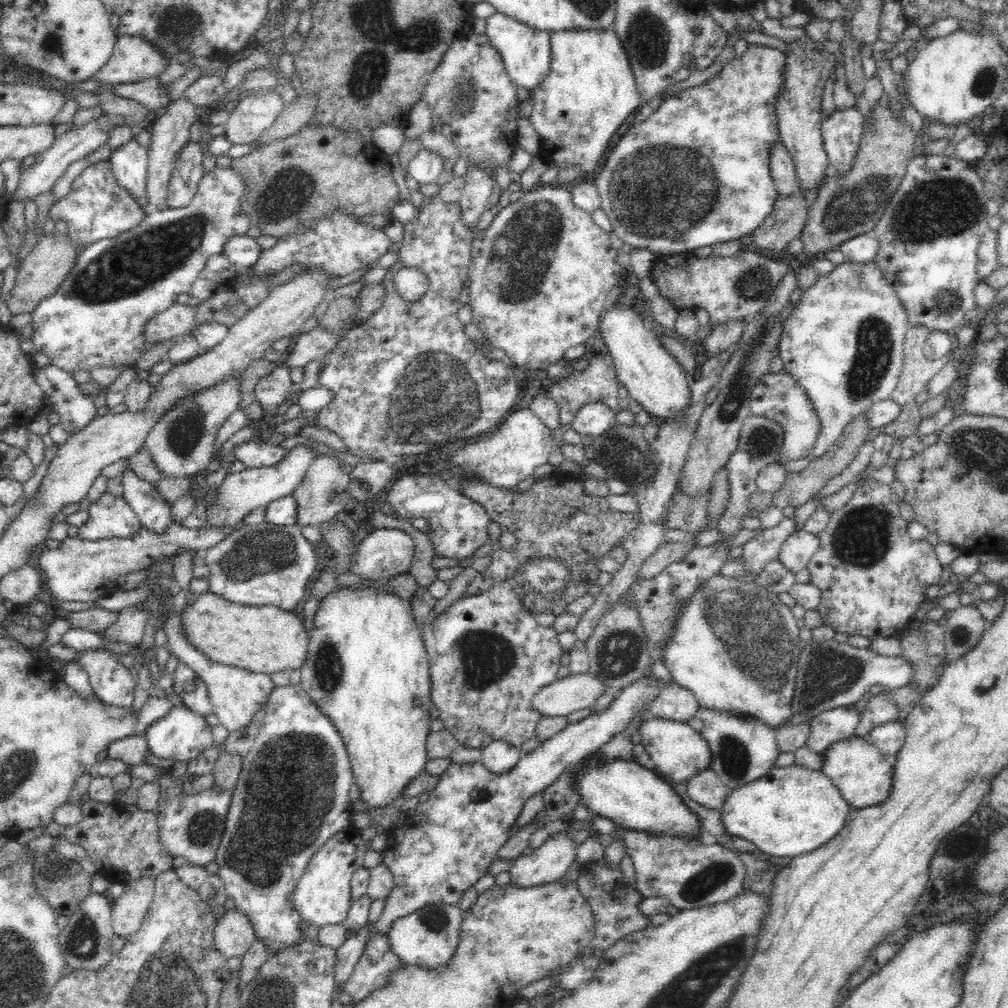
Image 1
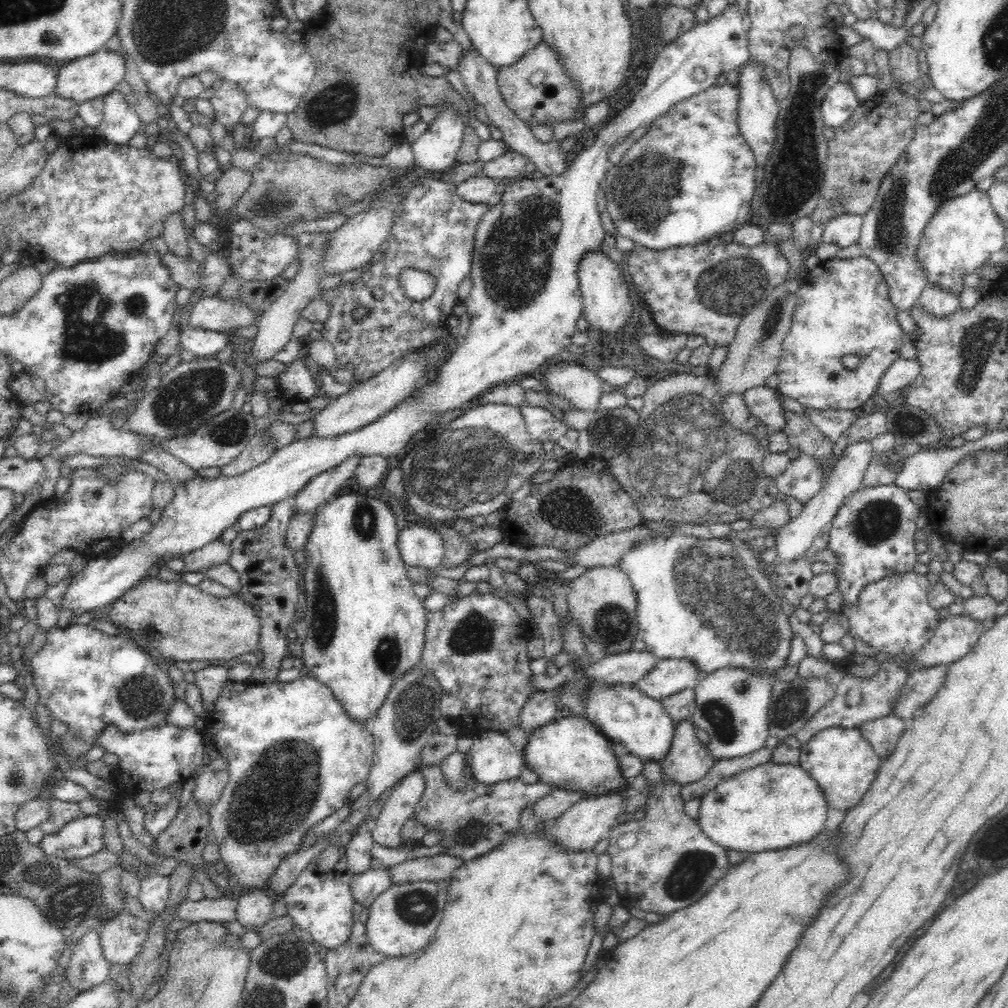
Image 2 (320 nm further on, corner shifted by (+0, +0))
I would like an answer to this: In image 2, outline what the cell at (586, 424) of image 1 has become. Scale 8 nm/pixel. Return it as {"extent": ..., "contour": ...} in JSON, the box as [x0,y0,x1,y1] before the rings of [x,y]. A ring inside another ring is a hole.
{"extent":[545,359,602,414],"contour":[[[571,359],[558,362],[545,373],[546,384],[554,394],[569,400],[573,409],[583,410],[589,414],[599,408],[602,381],[596,373],[588,368],[574,364]]]}

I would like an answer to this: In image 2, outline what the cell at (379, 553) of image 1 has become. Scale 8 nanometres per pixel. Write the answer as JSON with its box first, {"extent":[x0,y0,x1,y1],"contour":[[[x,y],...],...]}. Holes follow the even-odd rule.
{"extent":[397,524,445,569],"contour":[[[409,524],[399,530],[397,541],[408,567],[434,569],[441,564],[445,555],[441,534],[426,524]]]}

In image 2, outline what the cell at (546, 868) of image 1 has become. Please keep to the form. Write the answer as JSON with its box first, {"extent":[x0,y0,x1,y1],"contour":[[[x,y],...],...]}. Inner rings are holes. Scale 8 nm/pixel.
{"extent":[548,792,626,851],"contour":[[[604,792],[604,794],[586,796],[586,798],[575,802],[569,810],[566,810],[550,824],[548,833],[556,845],[562,845],[566,851],[592,850],[596,844],[609,837],[610,830],[617,824],[622,813],[622,805],[625,804],[626,794],[616,792]]]}

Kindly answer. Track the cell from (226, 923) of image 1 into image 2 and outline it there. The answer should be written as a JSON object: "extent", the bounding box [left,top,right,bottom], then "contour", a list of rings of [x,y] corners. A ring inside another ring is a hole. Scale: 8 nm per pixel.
{"extent":[236,888,273,926],"contour":[[[268,888],[250,889],[236,901],[237,920],[244,926],[261,926],[273,911],[273,896]]]}

